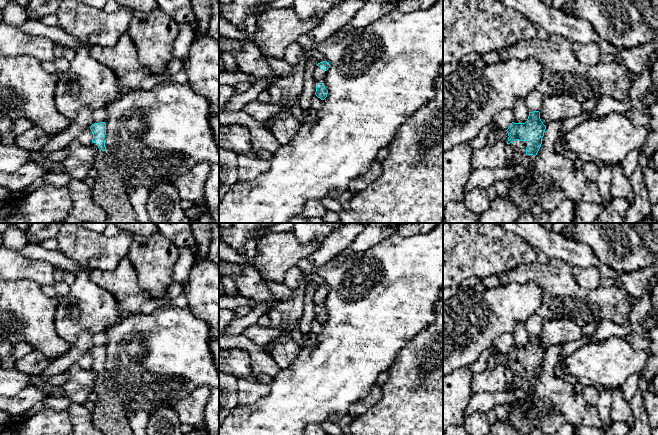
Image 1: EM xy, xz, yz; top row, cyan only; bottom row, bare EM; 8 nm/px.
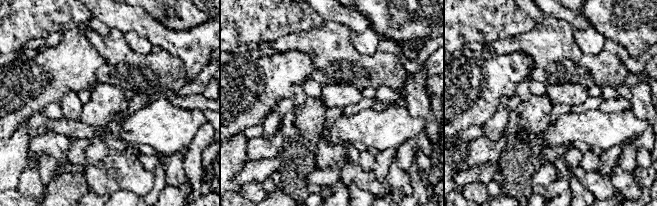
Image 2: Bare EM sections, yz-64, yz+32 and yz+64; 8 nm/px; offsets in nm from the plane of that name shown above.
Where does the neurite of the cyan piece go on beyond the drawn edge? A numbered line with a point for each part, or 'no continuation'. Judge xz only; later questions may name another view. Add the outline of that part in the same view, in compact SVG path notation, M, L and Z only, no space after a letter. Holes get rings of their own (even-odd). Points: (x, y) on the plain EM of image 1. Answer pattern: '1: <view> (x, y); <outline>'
1: xz (319, 299); M317 290L314 294L314 303L316 305L316 307L324 307L324 303L325 303L325 300L326 300L326 296L327 295L323 295L320 293L319 290Z

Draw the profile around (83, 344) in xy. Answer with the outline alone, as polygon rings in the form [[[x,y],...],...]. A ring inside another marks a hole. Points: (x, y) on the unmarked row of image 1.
[[[81,331],[77,340],[70,344],[70,350],[60,357],[52,360],[47,368],[40,374],[42,380],[47,380],[54,375],[65,372],[73,364],[78,363],[79,359],[87,352],[90,352],[92,346],[92,331]]]

